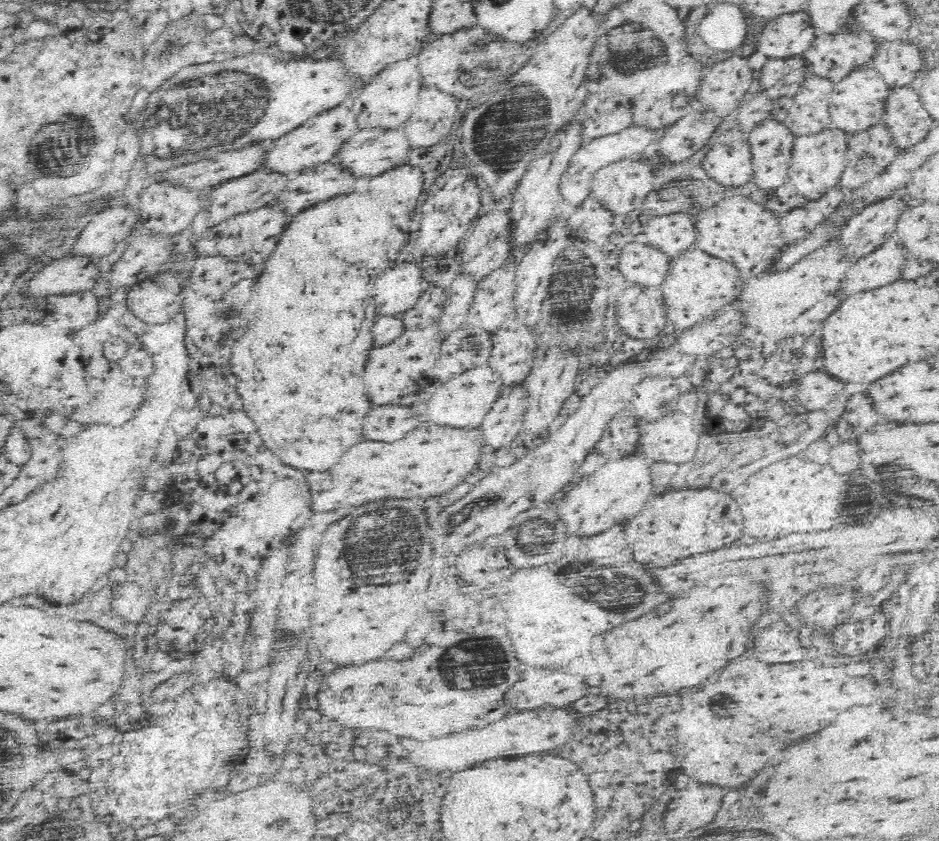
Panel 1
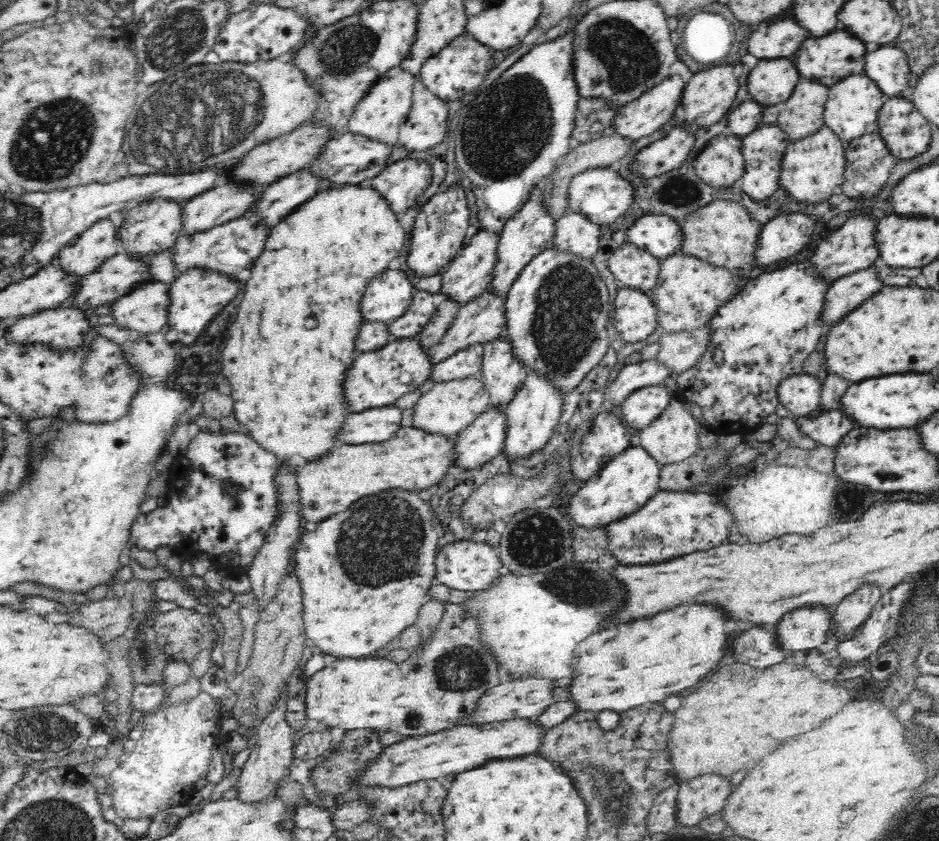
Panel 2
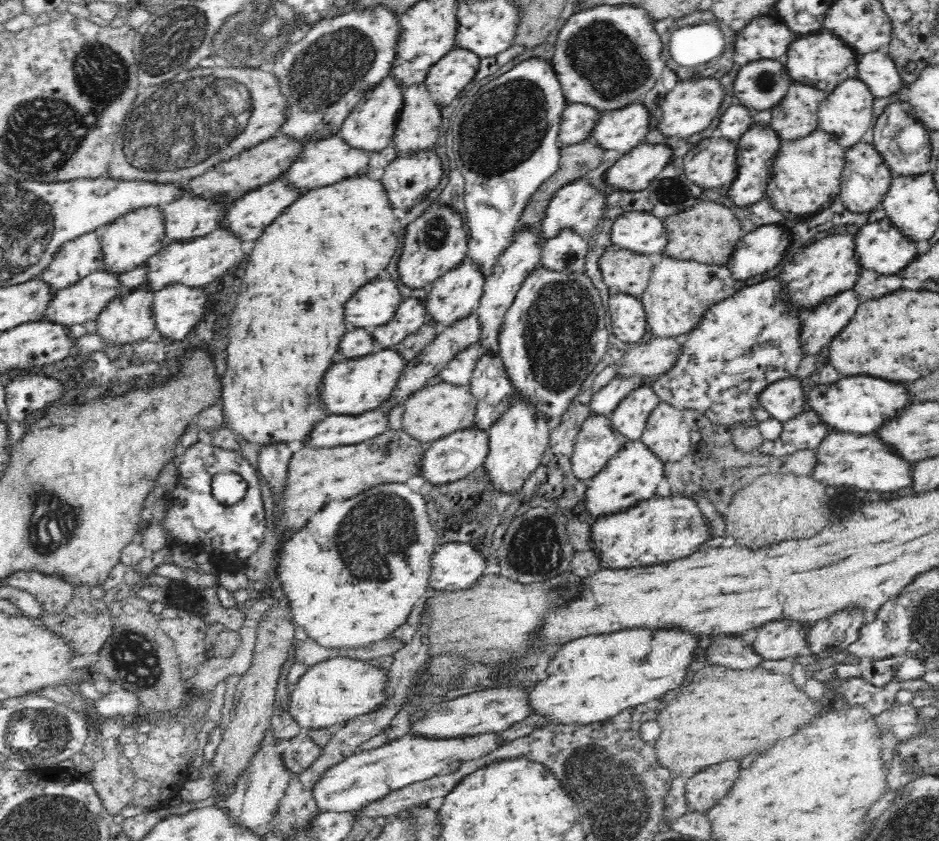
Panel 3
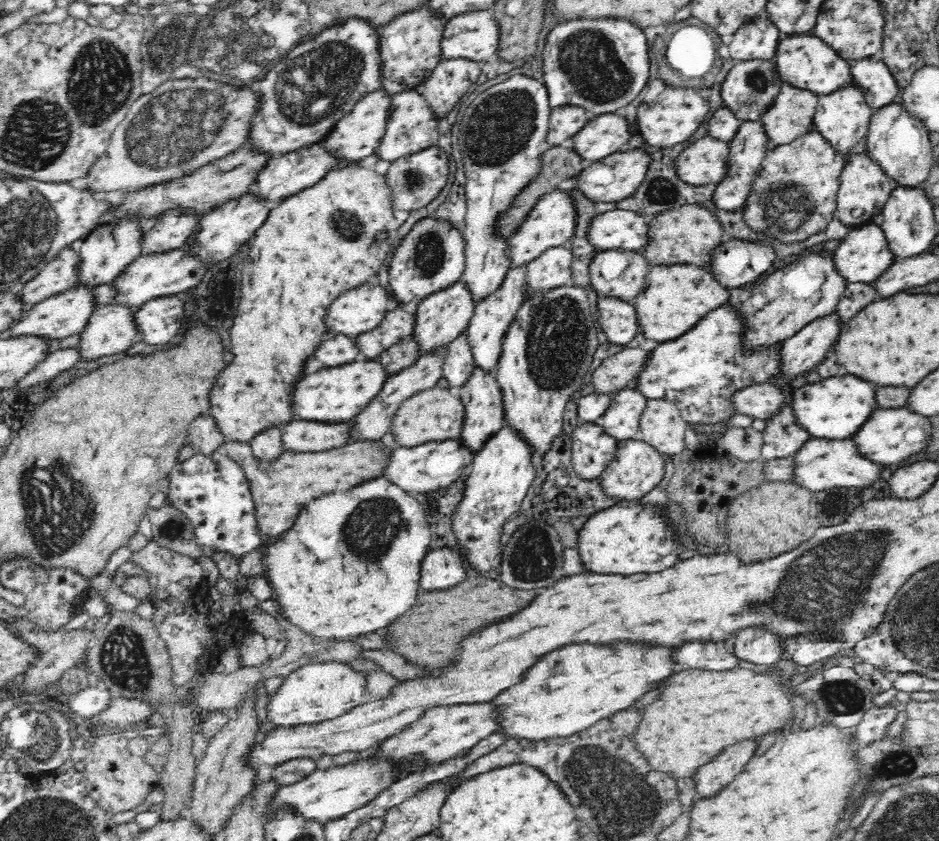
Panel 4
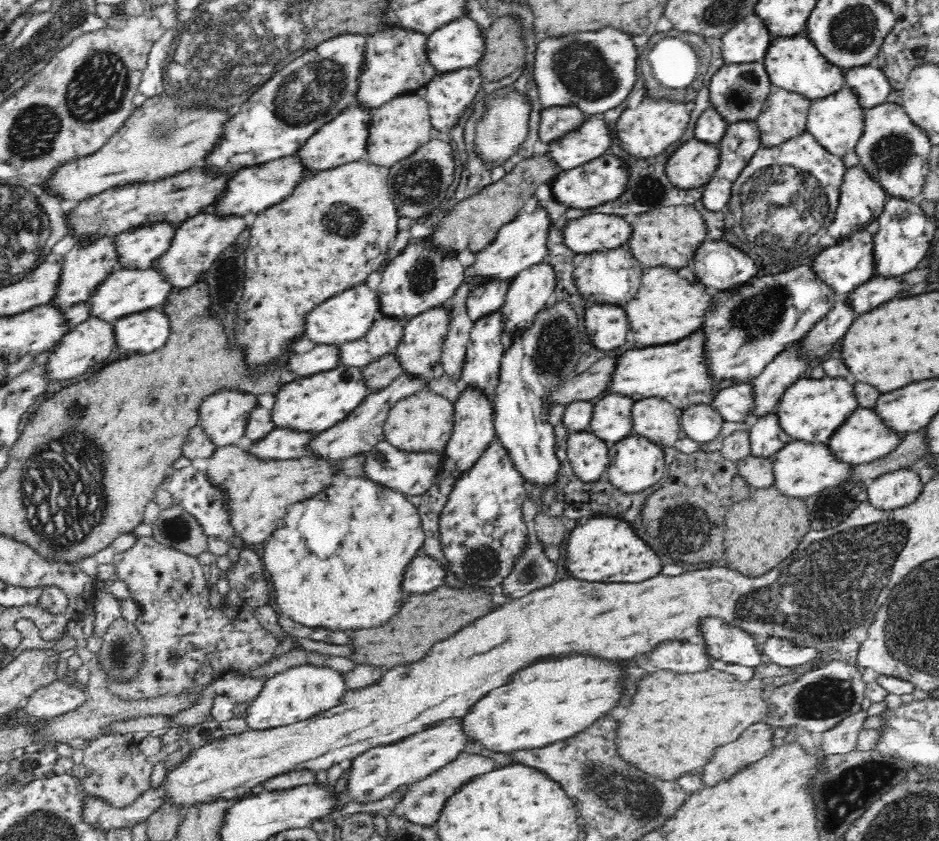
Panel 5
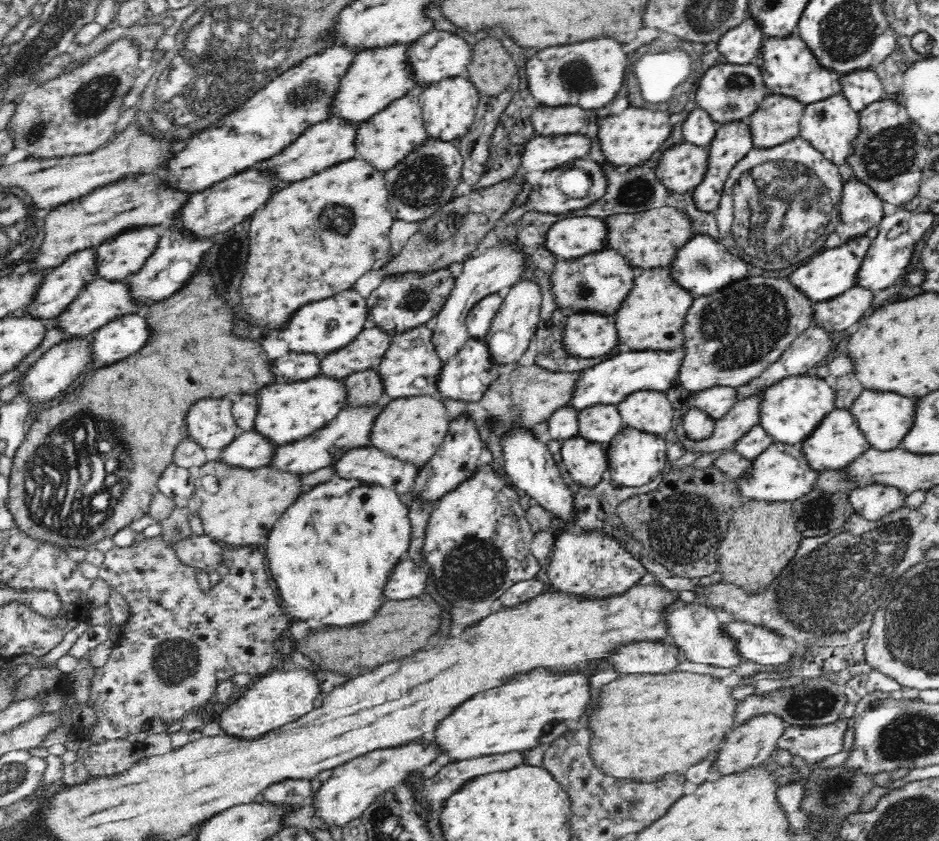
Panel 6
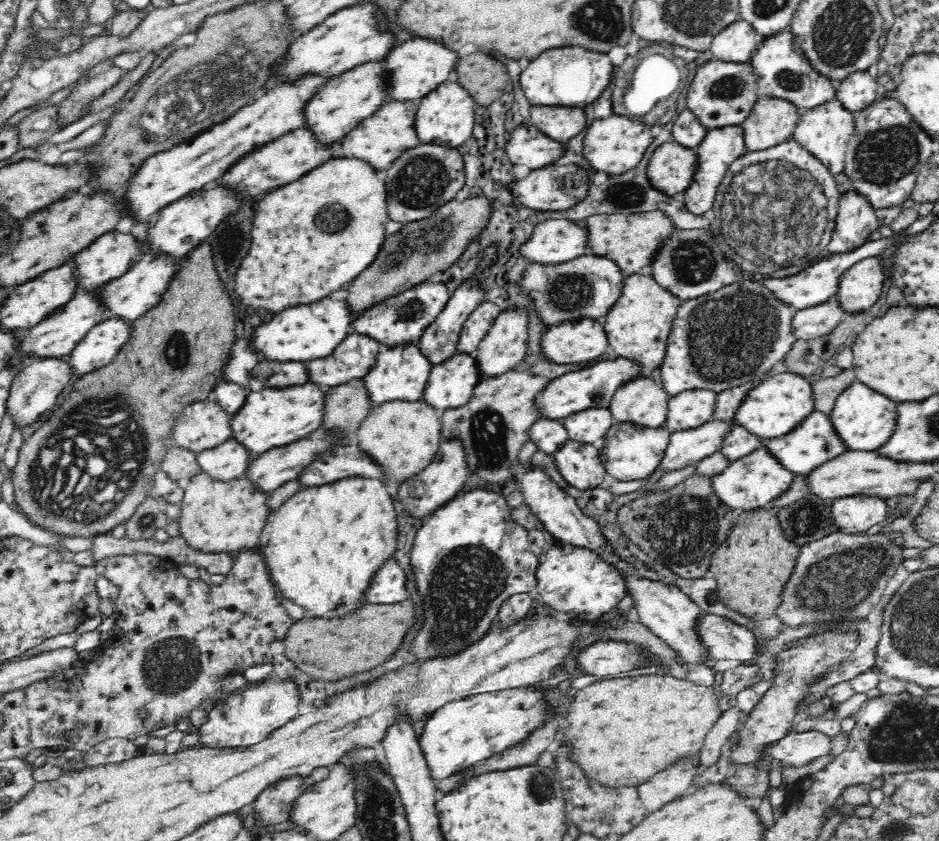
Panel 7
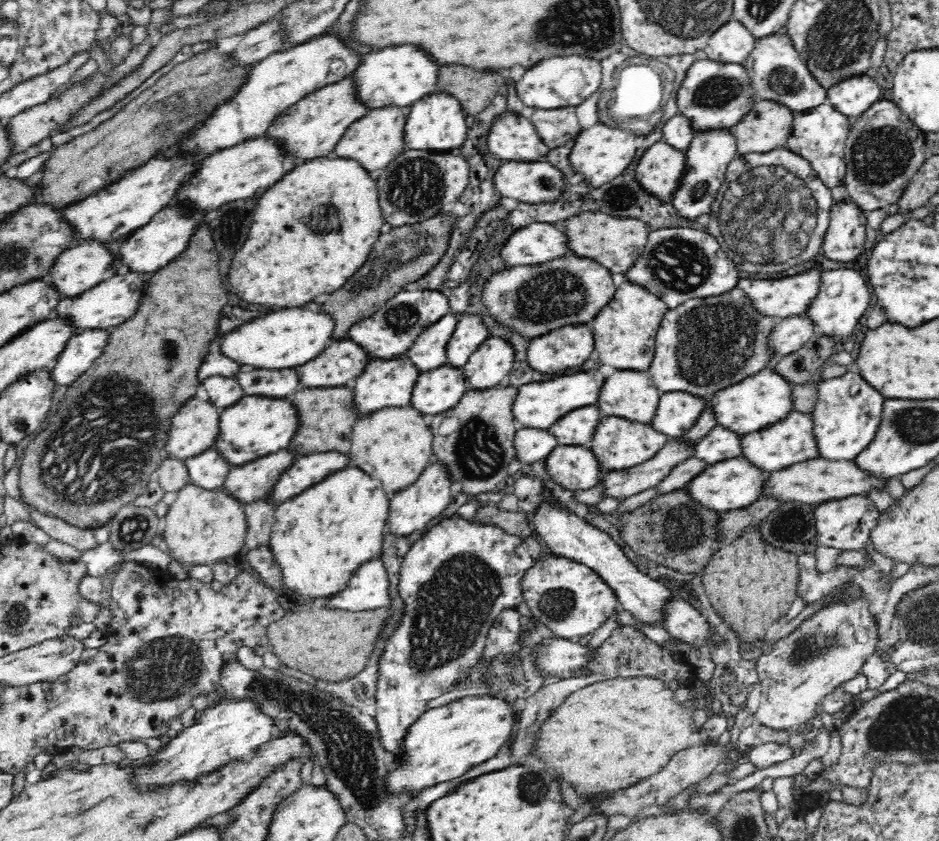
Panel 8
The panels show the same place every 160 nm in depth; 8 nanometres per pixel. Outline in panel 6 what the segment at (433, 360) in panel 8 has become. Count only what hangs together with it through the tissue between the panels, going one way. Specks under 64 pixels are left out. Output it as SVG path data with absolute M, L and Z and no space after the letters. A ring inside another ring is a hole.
M520 240L498 242L496 246L486 248L480 256L472 256L463 262L462 274L455 278L455 288L431 322L432 342L444 364L455 358L456 354L459 354L460 348L469 339L468 327L465 323L469 310L488 294L504 293L517 284L522 274L526 272L529 263L529 255L521 246Z

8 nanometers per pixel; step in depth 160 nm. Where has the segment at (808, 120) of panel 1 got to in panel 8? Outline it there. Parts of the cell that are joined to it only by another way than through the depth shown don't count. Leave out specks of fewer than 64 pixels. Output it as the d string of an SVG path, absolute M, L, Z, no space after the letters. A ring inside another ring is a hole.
M757 99L748 114L729 128L736 135L738 155L786 147L795 115L778 101Z

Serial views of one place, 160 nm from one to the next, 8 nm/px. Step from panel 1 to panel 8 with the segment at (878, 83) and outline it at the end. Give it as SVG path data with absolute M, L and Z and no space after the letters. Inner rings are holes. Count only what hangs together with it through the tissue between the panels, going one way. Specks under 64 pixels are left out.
M826 101L816 108L796 113L792 134L787 140L787 146L808 159L810 165L816 169L818 177L830 188L843 184L847 169L843 156L851 121L848 115L842 114L832 103Z

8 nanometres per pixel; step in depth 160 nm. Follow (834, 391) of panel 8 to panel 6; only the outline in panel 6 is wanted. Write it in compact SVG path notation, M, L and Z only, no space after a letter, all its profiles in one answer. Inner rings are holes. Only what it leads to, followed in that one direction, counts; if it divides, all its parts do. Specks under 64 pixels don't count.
M862 392L860 402L856 402L850 410L858 417L860 427L868 441L872 443L872 448L878 450L894 450L902 446L904 438L908 436L914 428L914 418L918 410L918 396L900 396L894 392Z

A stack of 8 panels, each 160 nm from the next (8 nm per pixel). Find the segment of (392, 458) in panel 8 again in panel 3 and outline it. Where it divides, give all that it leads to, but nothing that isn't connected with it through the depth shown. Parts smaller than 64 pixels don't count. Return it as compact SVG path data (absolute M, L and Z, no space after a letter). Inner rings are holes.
M440 382L439 384L425 385L404 400L402 428L404 431L408 431L412 437L421 441L435 441L474 425L476 404L476 397L472 395L470 383L453 385L448 382Z

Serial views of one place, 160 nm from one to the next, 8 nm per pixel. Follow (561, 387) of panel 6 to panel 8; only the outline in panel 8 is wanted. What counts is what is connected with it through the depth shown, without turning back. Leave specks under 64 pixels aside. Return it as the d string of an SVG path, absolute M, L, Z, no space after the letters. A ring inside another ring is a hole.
M506 382L485 389L469 388L454 408L429 417L430 429L432 429L432 434L434 435L432 449L436 453L436 459L446 463L448 471L452 473L452 476L450 476L452 477L452 482L460 482L461 491L465 494L488 494L500 482L509 480L508 466L516 457L514 438L516 438L516 432L520 429L518 419L512 413L512 406L516 402L518 390L520 390L520 386ZM445 418L452 418L452 422L458 424L458 428L450 432L450 434L446 434L446 430L444 430Z

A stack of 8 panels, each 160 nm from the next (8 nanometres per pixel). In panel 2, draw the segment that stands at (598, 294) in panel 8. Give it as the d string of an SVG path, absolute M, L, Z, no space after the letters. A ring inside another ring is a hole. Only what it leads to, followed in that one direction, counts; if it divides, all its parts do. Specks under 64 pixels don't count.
M627 241L609 259L609 267L616 281L626 288L650 292L659 282L661 262L650 252Z

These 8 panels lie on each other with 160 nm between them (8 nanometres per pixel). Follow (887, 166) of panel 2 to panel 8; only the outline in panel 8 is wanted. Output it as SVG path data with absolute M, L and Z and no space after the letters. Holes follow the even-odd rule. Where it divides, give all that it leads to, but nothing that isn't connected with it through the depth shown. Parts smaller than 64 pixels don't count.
M841 201L832 207L823 255L834 262L853 262L862 254L866 239L865 210L850 202Z

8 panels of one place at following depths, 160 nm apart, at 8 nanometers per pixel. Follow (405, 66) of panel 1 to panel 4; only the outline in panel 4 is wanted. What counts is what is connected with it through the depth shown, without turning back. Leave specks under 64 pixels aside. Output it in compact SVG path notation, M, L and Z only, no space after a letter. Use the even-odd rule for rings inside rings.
M380 87L378 90L372 91L372 94L365 94L320 143L326 149L330 149L338 159L358 162L363 158L368 158L376 153L386 134L386 126L392 109L392 97L388 93L388 89Z

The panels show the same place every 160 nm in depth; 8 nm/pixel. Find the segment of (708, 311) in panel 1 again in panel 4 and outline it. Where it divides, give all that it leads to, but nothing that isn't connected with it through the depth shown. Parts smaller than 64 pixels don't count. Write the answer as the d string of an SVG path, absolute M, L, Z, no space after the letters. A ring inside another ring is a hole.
M679 263L652 265L647 278L646 289L634 300L634 306L645 338L660 343L686 334L708 311L731 298L731 289L725 288L709 268Z

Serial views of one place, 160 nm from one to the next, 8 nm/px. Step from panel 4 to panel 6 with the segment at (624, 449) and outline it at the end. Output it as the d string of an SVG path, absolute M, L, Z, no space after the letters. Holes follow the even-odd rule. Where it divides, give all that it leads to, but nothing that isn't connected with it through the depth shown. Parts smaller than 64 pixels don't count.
M624 426L606 450L609 462L609 476L613 486L627 488L642 486L662 474L668 461L663 436L648 434L636 428Z

